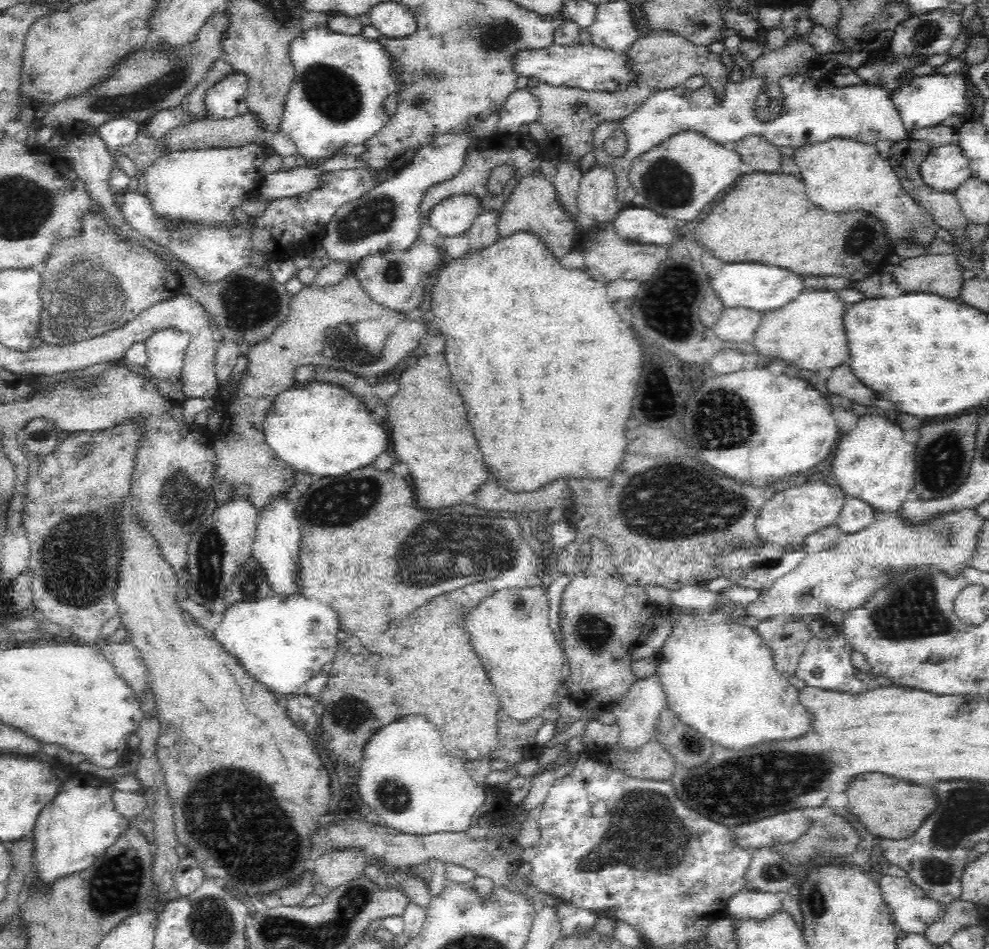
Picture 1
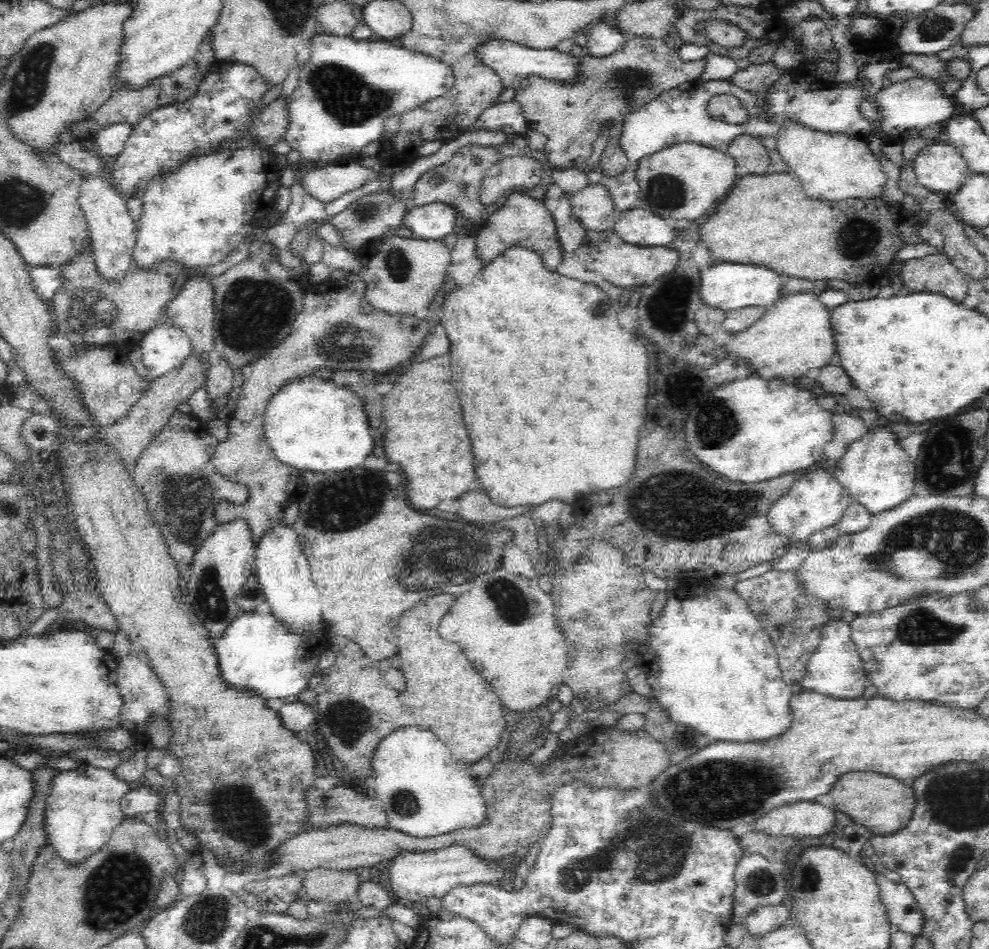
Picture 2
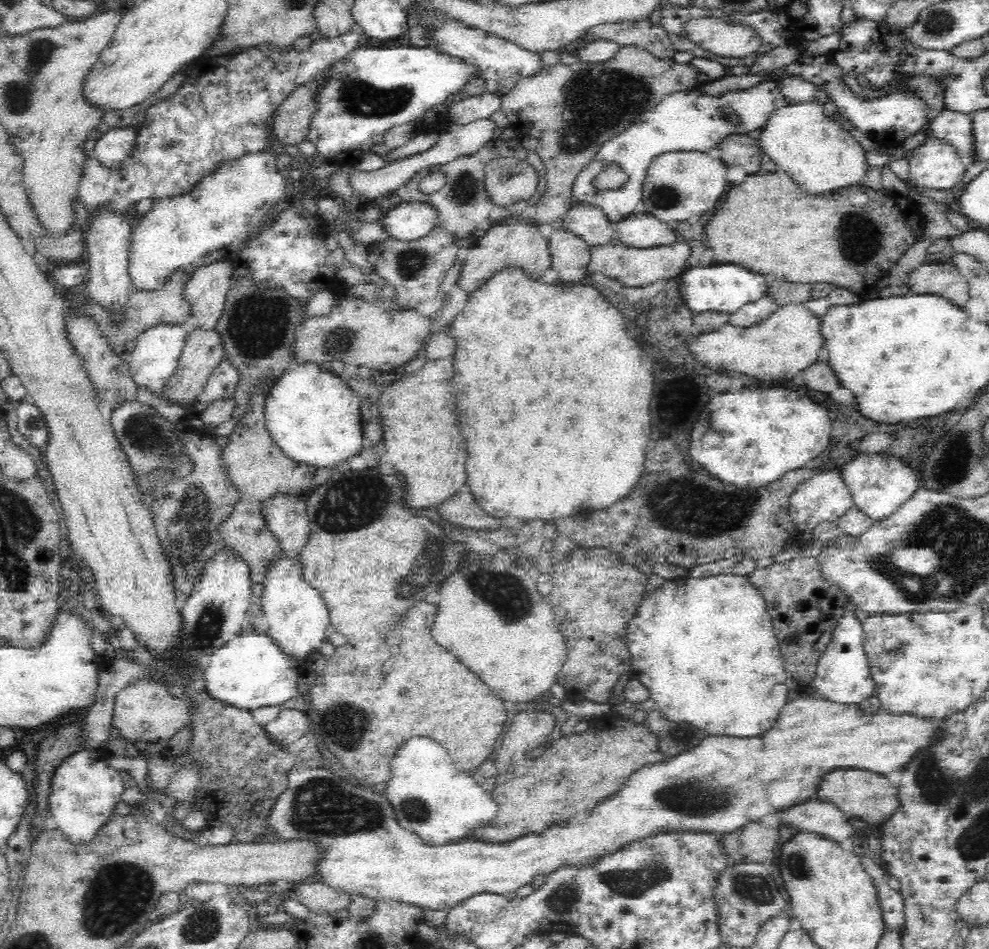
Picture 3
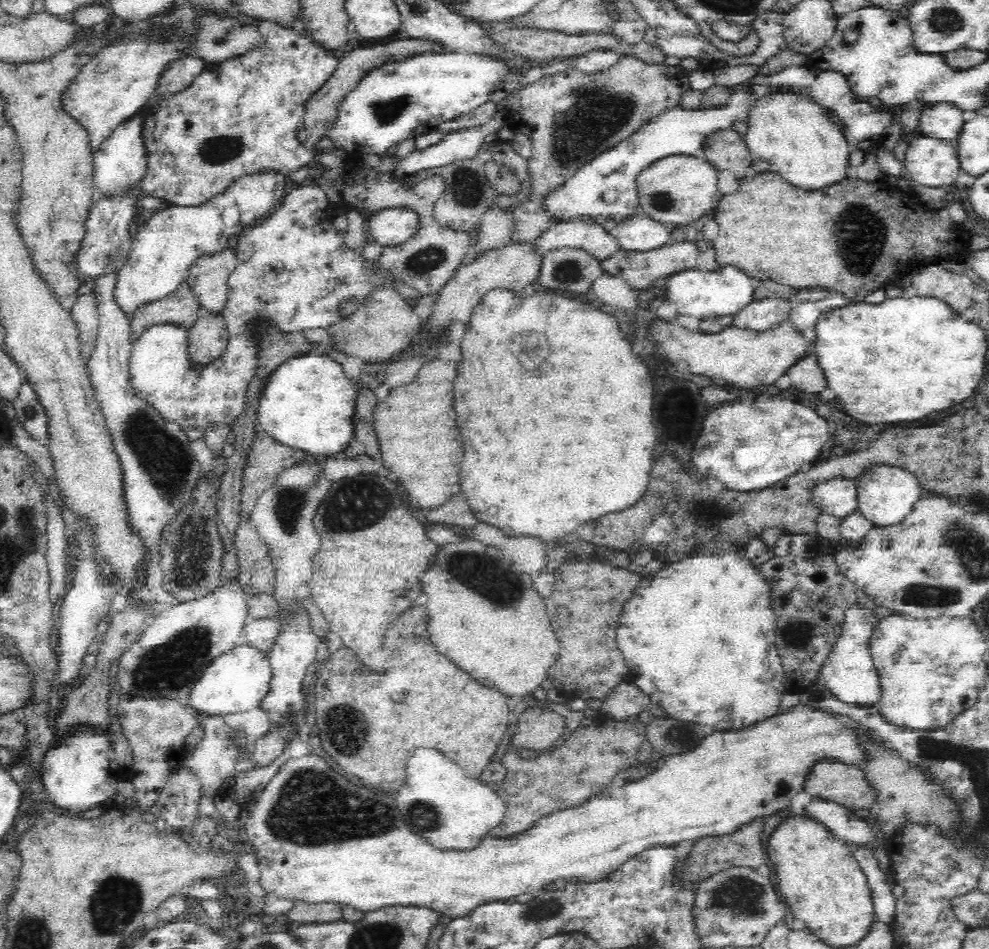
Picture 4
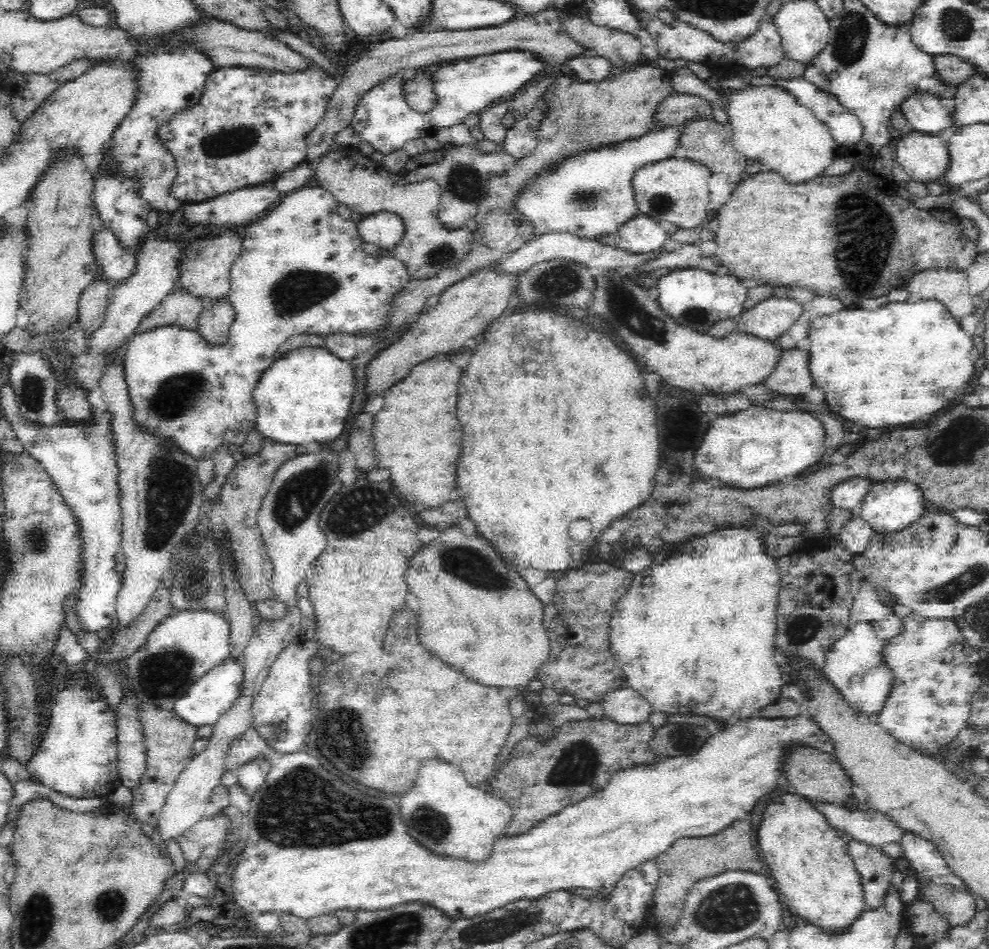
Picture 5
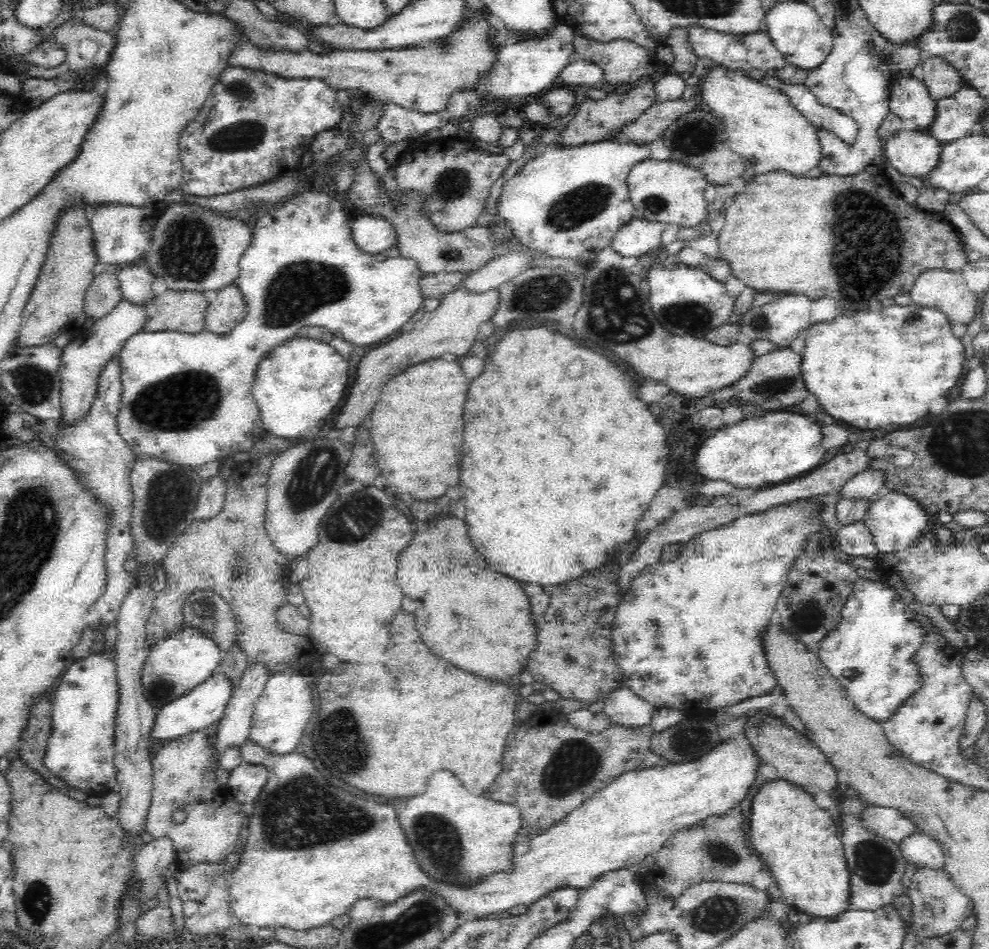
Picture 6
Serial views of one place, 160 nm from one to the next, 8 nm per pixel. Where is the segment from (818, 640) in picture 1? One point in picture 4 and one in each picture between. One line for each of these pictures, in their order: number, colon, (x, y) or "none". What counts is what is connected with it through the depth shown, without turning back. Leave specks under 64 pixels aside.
2: (834, 669)
3: (842, 675)
4: (848, 673)

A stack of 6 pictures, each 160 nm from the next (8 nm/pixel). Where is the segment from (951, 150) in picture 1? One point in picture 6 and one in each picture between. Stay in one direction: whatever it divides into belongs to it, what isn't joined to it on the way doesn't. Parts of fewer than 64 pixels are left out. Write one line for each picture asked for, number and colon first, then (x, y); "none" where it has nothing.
2: (939, 167)
3: (935, 165)
4: (929, 162)
5: (926, 158)
6: (910, 152)

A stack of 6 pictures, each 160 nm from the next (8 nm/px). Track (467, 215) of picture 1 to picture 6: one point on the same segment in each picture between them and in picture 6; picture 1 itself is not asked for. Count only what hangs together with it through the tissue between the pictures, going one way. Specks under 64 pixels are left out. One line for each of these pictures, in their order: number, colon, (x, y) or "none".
2: (433, 222)
3: (411, 221)
4: (393, 226)
5: (385, 229)
6: (371, 233)

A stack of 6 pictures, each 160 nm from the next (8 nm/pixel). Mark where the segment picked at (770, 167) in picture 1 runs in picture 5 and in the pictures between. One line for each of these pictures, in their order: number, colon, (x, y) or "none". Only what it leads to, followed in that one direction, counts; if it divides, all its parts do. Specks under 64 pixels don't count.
2: (751, 157)
3: (741, 150)
4: (726, 150)
5: (708, 142)

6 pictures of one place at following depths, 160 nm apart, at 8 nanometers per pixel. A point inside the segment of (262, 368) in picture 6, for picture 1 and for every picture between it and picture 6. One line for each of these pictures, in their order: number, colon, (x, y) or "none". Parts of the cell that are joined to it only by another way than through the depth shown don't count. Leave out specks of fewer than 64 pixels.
1: (318, 428)
2: (312, 424)
3: (314, 417)
4: (308, 404)
5: (304, 397)

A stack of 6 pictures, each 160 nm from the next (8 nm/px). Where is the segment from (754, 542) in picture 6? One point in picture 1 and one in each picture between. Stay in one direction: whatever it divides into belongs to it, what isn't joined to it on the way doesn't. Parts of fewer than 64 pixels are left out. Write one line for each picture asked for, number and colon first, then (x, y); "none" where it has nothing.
1: (720, 679)
2: (711, 666)
3: (704, 648)
4: (698, 637)
5: (694, 635)

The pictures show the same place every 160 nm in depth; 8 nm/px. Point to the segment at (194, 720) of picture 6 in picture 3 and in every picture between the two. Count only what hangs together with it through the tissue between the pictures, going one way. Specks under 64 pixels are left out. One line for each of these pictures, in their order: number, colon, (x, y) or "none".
3: (251, 671)
4: (237, 681)
5: (212, 695)

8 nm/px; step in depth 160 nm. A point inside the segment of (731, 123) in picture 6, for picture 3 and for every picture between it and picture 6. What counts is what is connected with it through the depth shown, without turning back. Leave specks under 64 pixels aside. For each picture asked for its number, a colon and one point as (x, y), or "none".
3: (822, 157)
4: (793, 135)
5: (769, 125)

